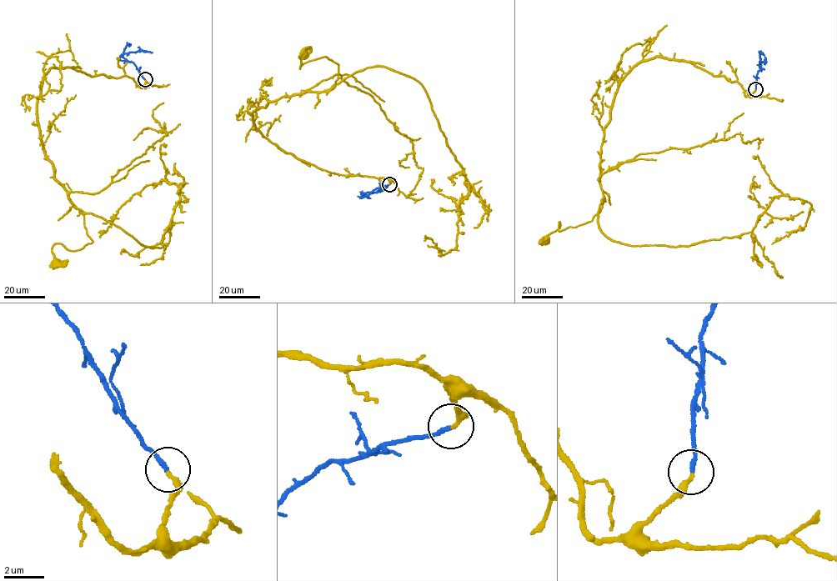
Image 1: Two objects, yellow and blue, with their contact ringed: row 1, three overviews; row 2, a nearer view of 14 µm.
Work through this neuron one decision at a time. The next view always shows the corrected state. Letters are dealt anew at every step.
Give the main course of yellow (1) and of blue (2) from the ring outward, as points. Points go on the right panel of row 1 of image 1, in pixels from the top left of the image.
1: (755, 89), (644, 60), (604, 131), (599, 212), (558, 222), (546, 240)
2: (755, 89), (761, 66), (759, 61), (766, 61), (764, 64)

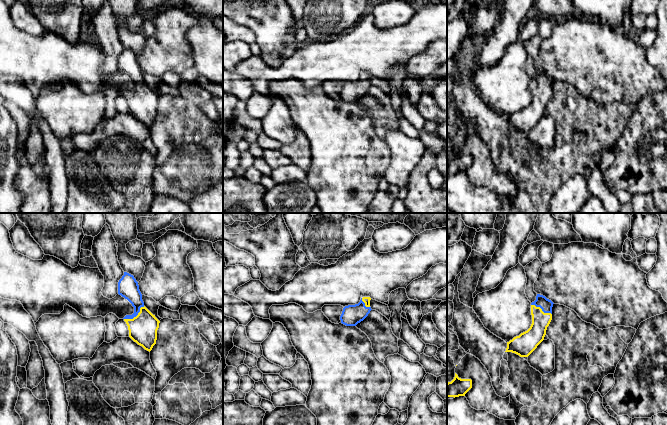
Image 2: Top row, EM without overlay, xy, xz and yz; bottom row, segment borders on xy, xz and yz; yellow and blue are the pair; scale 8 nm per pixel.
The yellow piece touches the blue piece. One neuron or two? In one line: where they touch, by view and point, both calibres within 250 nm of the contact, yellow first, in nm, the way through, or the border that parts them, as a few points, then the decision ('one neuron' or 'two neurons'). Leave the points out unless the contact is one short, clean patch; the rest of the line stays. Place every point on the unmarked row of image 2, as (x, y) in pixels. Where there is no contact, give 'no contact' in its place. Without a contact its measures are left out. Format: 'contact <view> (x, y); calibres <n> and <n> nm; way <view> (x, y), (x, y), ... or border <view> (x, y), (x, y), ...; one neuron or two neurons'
contact xy (136, 92); calibres 220 and 170 nm; way xy (143, 104), (142, 98), (136, 92), (137, 78), (128, 63); one neuron

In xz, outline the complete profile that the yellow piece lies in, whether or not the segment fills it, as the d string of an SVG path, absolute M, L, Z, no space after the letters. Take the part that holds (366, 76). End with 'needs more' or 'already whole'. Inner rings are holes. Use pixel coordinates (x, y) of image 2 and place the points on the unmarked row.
M363 73L358 80L345 82L340 92L341 99L346 102L356 102L363 97L372 86L370 76L370 73Z | needs more

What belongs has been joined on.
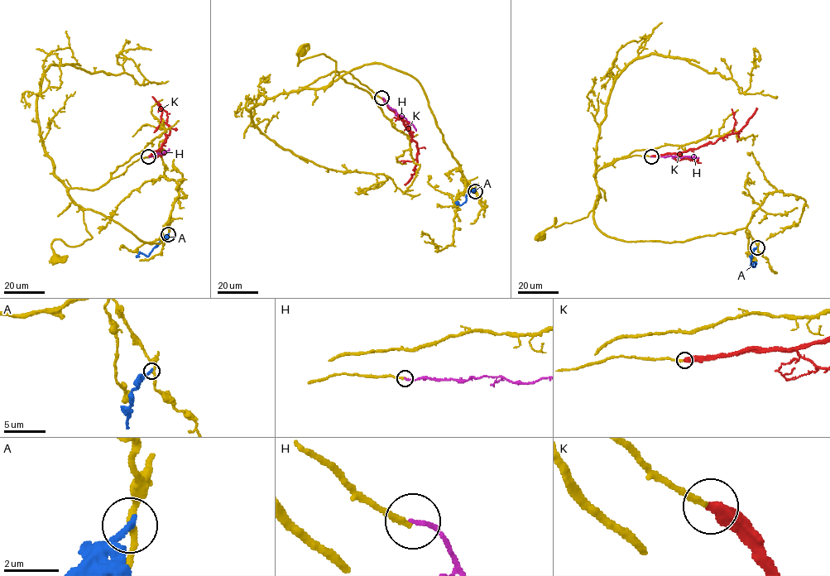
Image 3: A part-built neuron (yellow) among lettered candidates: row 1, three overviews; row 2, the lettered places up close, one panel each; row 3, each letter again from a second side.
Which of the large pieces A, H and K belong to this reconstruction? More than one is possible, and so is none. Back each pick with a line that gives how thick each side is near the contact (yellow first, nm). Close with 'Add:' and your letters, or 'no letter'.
Add: no letter

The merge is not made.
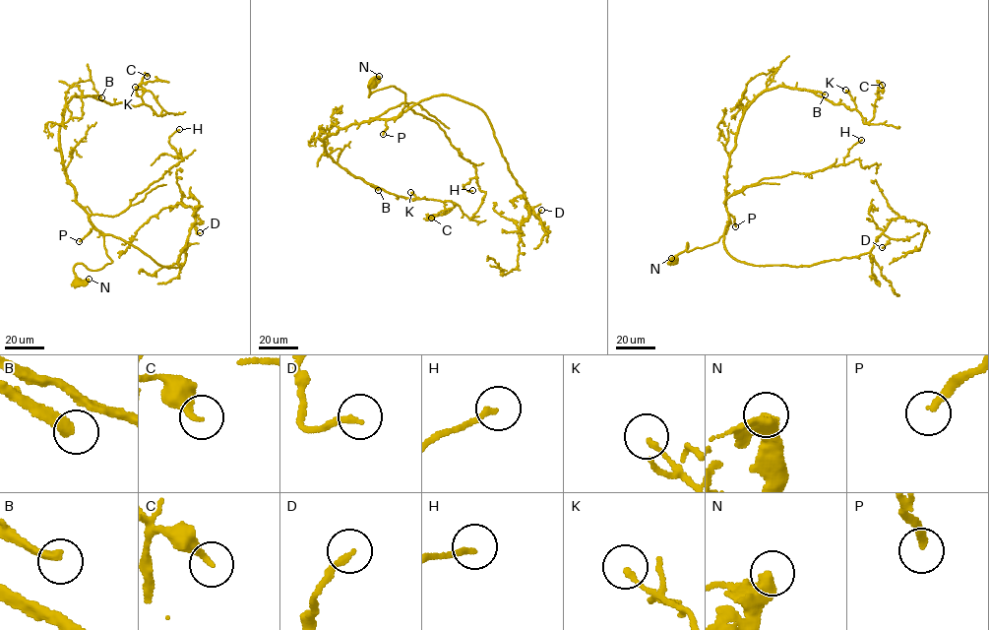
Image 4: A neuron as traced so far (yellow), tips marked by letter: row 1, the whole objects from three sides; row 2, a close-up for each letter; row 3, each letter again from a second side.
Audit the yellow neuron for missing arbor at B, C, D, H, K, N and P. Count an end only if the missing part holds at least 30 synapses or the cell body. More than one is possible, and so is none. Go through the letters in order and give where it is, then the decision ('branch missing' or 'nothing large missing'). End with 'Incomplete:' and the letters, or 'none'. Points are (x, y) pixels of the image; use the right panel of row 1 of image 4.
B: place (825, 94); branch missing
C: place (882, 85); nothing large missing
D: place (882, 247); nothing large missing
H: place (861, 140); nothing large missing
K: place (845, 90); nothing large missing
N: place (671, 258); nothing large missing
P: place (735, 226); branch missing
Incomplete: B, P

